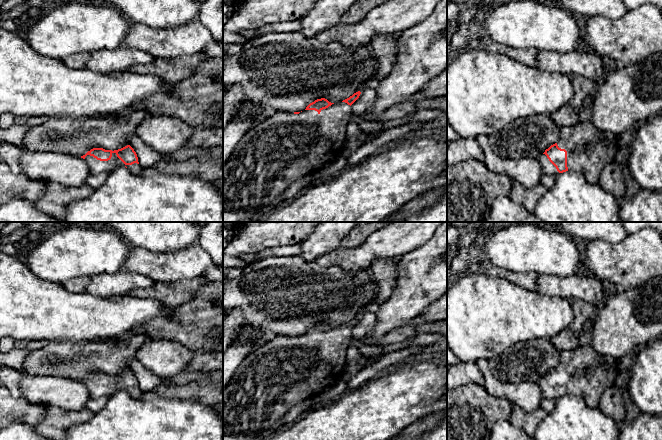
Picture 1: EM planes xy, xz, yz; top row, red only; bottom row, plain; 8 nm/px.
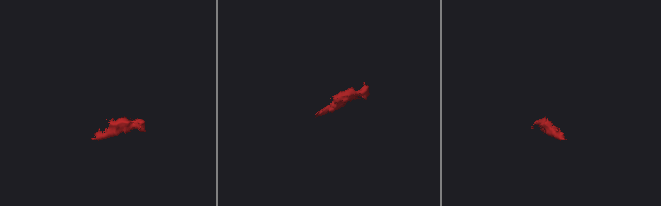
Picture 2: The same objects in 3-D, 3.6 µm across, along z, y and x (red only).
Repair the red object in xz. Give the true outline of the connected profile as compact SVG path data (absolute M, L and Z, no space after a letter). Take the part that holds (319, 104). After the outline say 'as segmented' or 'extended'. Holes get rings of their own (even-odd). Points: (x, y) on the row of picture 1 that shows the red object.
M361 92L349 98L331 103L325 98L310 103L301 112L278 112L264 122L248 131L235 147L223 168L223 222L242 222L259 215L263 209L271 206L272 201L280 196L290 185L303 177L322 169L342 155L349 119L354 115L351 105L359 98Z; extended

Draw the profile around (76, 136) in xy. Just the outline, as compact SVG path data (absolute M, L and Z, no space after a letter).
M136 110L127 116L96 115L87 118L51 117L24 135L23 150L83 156L93 148L118 150L129 145L139 122L153 116Z

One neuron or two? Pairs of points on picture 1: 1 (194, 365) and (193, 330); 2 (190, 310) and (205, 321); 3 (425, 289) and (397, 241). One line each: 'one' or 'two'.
1: one
2: one
3: two

